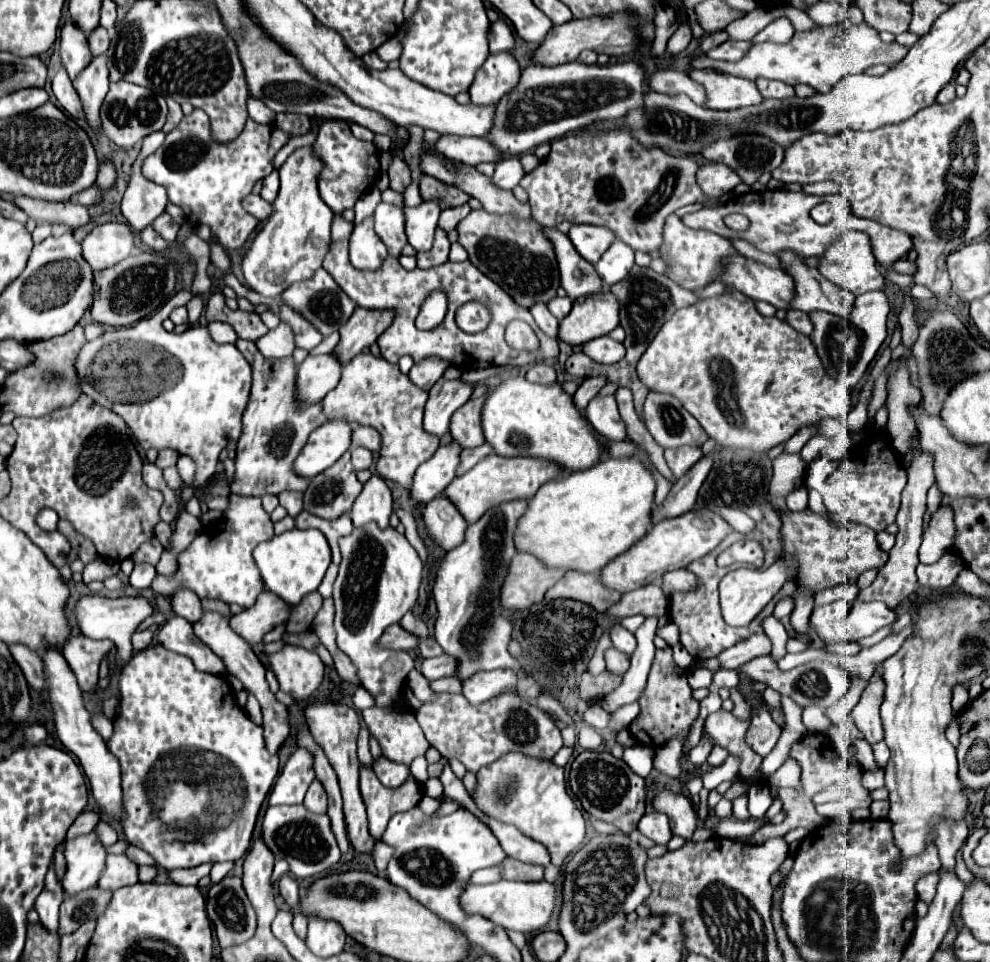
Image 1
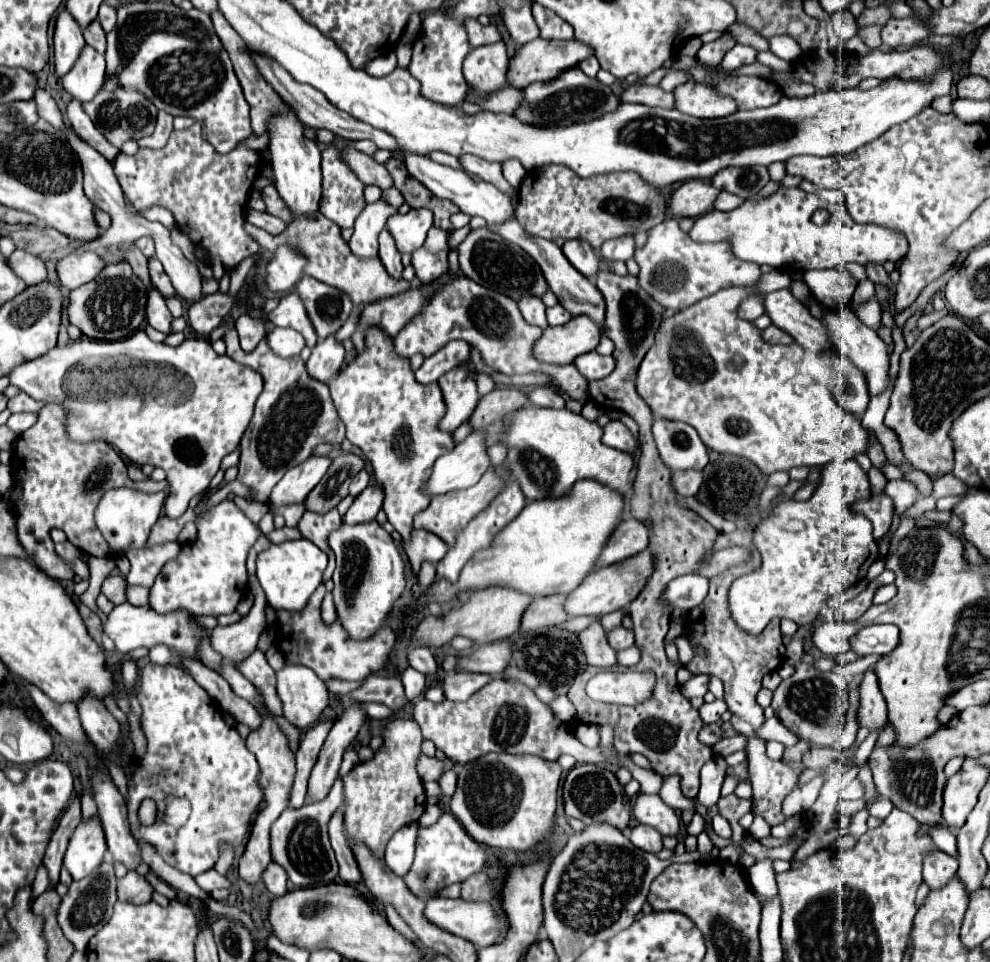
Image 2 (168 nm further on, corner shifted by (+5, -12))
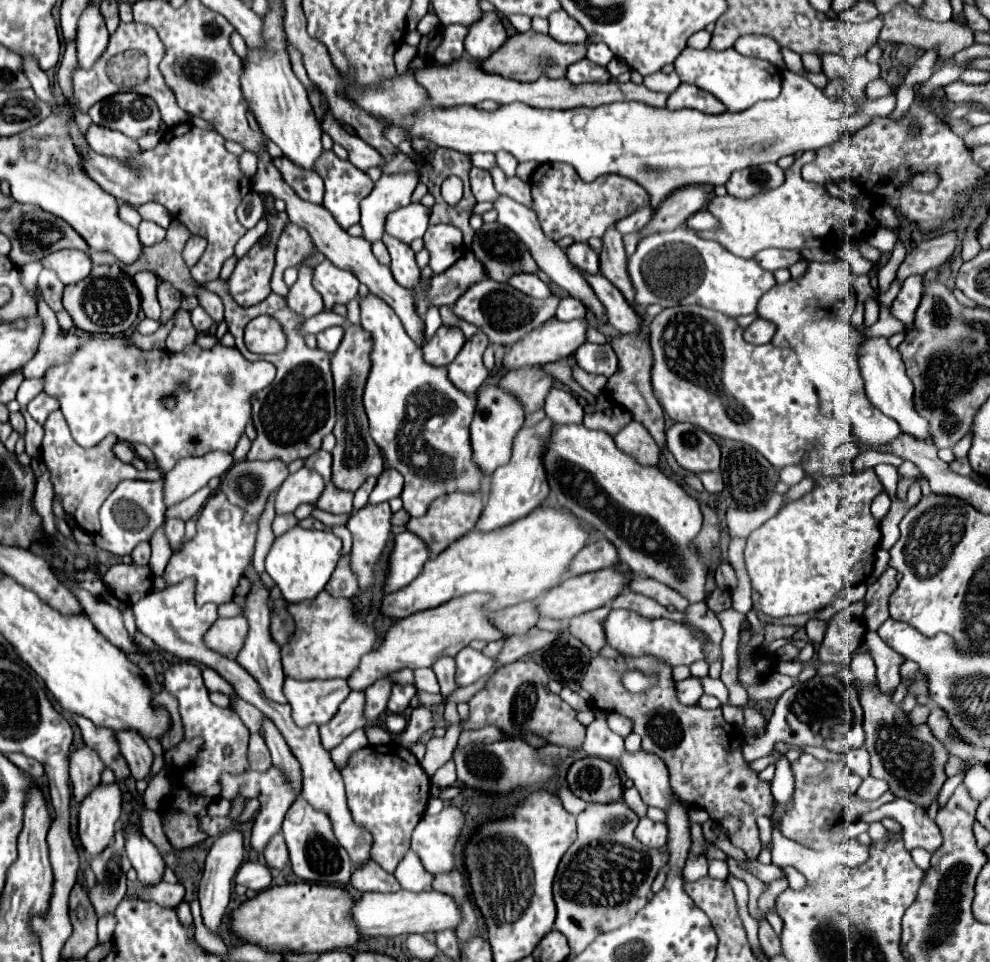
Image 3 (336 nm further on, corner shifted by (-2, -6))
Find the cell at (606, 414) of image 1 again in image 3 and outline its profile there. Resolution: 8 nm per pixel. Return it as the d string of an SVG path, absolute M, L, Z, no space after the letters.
M630 421L620 433L614 435L614 441L620 447L620 451L636 457L642 465L658 463L660 449L658 449L656 441L652 439L652 435L646 431L646 427L640 423Z

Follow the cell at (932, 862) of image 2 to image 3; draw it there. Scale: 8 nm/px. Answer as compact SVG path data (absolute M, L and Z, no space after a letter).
M894 799L892 803L886 803L876 811L864 813L860 821L872 823L880 821L882 817L892 817L902 825L904 845L908 847L908 851L914 847L922 847L930 853L936 853L940 849L942 833L938 825L928 819L922 807L914 807L914 803L908 803L908 799Z

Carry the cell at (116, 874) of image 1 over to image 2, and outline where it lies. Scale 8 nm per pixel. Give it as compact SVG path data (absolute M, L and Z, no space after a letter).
M129 871L123 879L119 879L119 885L117 885L119 901L127 901L133 905L149 903L153 893L155 893L155 889L151 887L151 883L137 871Z

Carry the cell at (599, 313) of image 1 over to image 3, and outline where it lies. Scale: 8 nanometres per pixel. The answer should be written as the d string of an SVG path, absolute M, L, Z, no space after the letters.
M550 319L544 325L530 331L524 339L520 339L520 343L516 343L516 347L506 351L504 367L520 369L520 367L534 367L534 365L544 365L544 363L568 359L570 355L576 353L576 349L580 345L586 343L586 331L588 331L588 325L582 319L574 319L574 321L568 321L568 323L558 321L558 319Z

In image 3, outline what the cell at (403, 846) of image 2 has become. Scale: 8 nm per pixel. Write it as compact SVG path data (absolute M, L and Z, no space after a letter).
M408 849L404 859L398 863L394 877L398 879L400 887L408 889L408 891L428 891L428 889L432 889L432 881L434 881L434 875L430 875L422 867L420 857L414 855L412 849Z

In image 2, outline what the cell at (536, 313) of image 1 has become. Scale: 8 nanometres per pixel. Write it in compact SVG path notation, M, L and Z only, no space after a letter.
M521 297L519 309L521 309L521 313L523 313L523 317L525 317L527 323L537 325L541 329L549 327L547 317L545 317L545 305L543 305L541 297Z

